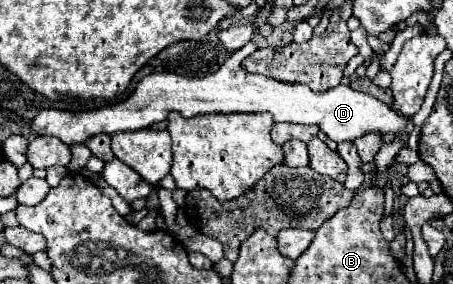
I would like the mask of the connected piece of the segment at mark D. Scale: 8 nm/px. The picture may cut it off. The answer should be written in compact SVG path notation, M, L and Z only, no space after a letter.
M249 41L245 47L241 47L239 51L235 51L215 73L205 75L205 77L183 77L177 73L153 73L147 75L139 81L139 85L135 87L135 91L121 103L115 105L105 105L93 111L83 111L83 113L69 113L69 111L61 111L61 109L43 109L39 111L31 121L29 121L29 129L35 137L57 137L61 139L65 145L73 145L73 143L85 143L89 137L99 135L99 133L119 133L119 131L137 131L137 129L145 129L151 123L157 121L165 121L169 111L179 111L183 117L195 117L195 115L203 115L203 113L259 113L259 111L267 111L273 115L273 119L279 121L289 121L289 123L307 123L307 125L319 125L319 129L333 141L341 143L341 141L355 141L367 133L379 133L381 137L389 137L389 135L399 135L405 127L407 127L407 117L399 115L397 111L393 111L389 105L381 103L379 99L355 91L353 87L347 85L337 85L329 91L321 91L315 93L311 91L307 85L291 85L291 83L281 83L263 75L253 75L241 69L241 61L251 53L249 49L257 49L257 45L253 41Z

